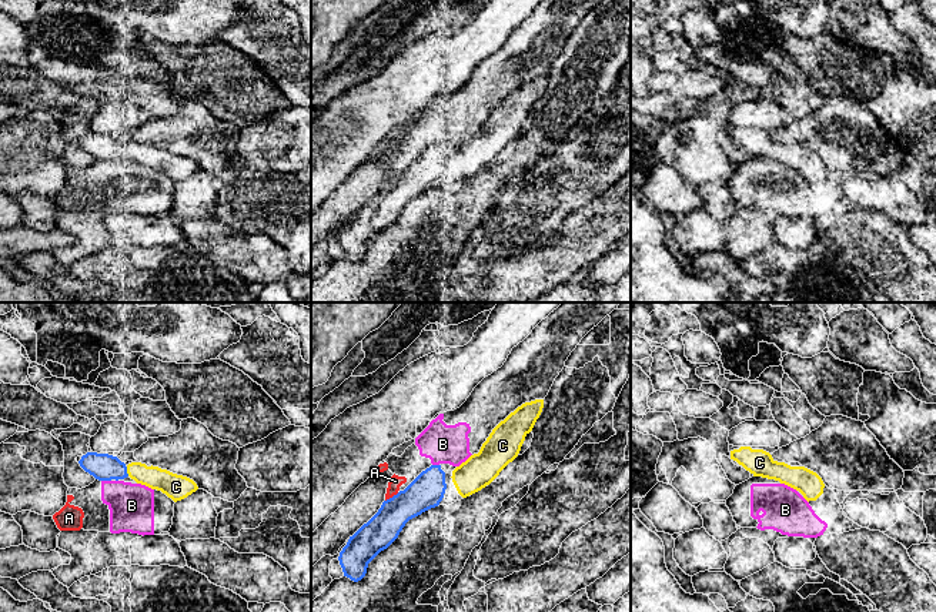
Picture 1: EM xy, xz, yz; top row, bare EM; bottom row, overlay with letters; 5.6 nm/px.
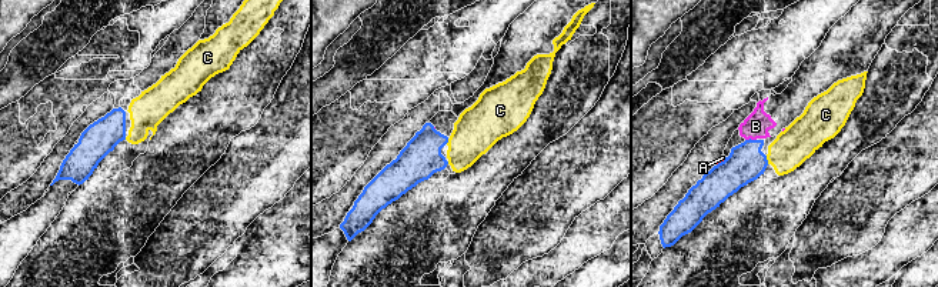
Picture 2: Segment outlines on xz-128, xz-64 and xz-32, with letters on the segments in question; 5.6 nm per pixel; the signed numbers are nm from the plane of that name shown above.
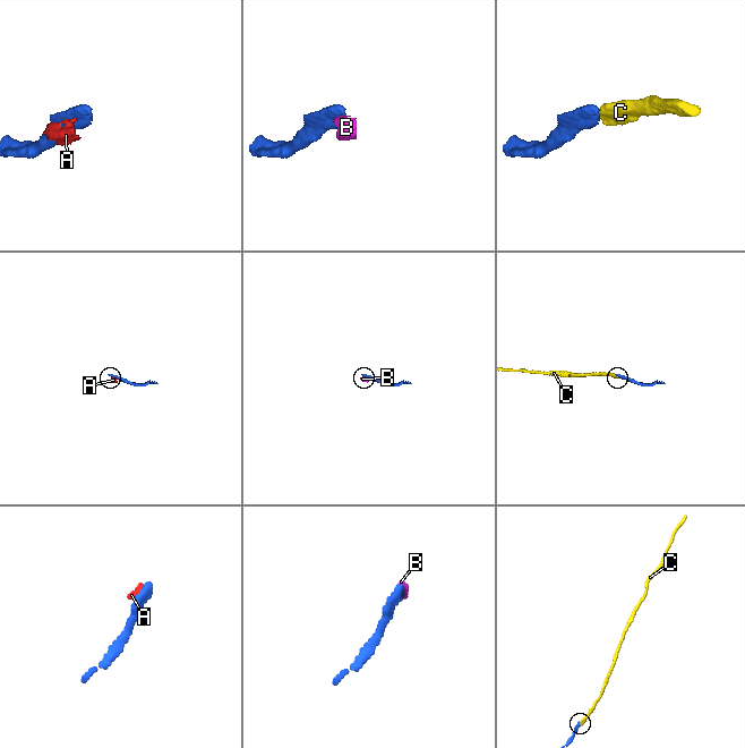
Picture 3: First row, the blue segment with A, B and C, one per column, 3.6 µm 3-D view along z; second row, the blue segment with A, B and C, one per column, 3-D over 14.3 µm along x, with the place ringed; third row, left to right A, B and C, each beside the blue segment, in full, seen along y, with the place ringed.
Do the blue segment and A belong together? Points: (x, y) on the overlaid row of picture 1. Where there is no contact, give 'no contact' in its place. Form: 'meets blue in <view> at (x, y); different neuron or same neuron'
meets blue in xz at (393, 497); different neuron

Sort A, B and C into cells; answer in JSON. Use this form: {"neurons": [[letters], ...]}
{"neurons": [["A", "B"], ["C"]]}

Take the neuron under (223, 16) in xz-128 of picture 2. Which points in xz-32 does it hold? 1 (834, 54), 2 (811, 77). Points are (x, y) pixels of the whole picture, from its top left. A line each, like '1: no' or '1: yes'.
1: yes
2: yes

